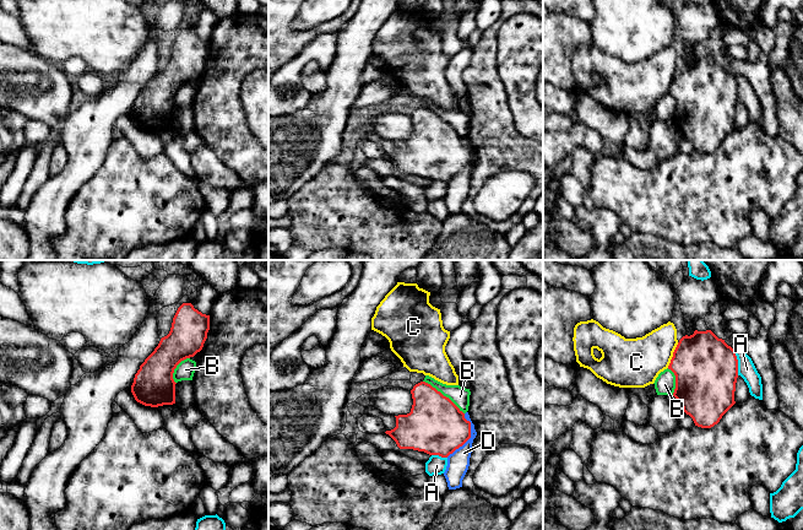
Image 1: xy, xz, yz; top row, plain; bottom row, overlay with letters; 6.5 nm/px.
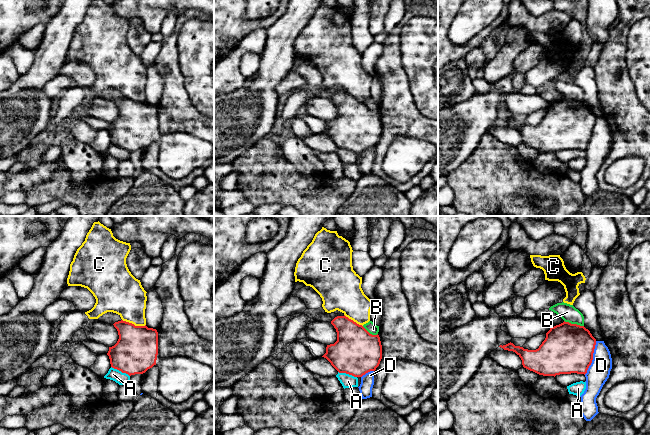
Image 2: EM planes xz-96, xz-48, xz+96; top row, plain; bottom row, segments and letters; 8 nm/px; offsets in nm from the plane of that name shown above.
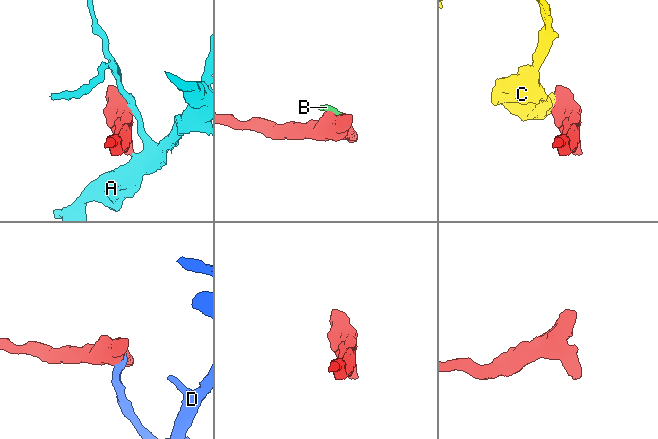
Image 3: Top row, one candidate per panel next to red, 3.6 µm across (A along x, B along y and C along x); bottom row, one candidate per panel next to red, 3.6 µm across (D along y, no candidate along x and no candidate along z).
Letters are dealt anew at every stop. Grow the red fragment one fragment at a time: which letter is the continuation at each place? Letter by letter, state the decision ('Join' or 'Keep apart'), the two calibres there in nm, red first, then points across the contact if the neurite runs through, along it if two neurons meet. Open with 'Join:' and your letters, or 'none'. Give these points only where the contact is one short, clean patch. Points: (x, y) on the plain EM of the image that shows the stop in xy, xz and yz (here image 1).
Join: none
A: Keep apart. Thickness 420 nm (red) against 120 nm
B: Keep apart. Thickness 380 nm (red) against 120 nm. Boundary: xz (423, 106), (445, 120), (464, 139)
C: Keep apart. Thickness 420 nm (red) against 320 nm. Boundary: yz (678, 68), (667, 92)
D: Keep apart. Thickness 380 nm (red) against 140 nm. Boundary: xz (465, 139), (470, 147), (470, 162), (446, 182)

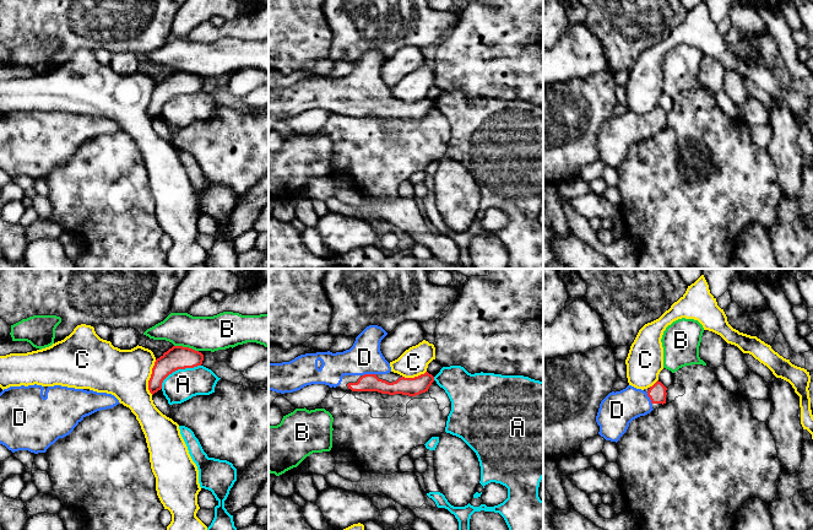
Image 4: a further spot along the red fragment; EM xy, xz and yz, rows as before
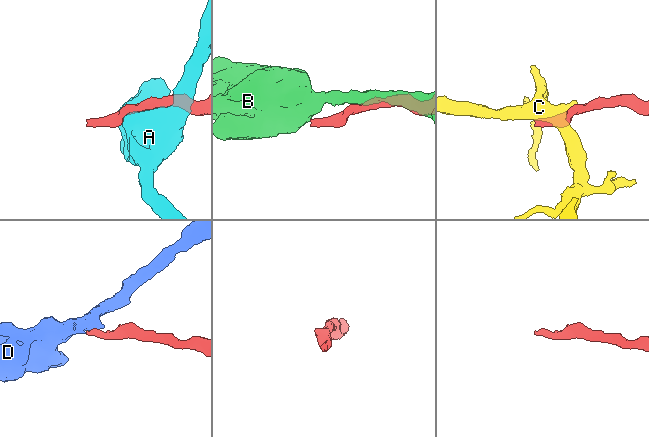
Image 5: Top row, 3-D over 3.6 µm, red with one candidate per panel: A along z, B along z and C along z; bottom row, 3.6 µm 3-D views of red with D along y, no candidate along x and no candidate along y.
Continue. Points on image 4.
Join: D
A: Keep apart. Thickness 160 nm (red) against 200 nm
B: Keep apart. Thickness 160 nm (red) against 240 nm
C: Keep apart. Thickness 160 nm (red) against 320 nm
D: Join. Thickness 110 nm (red) against 220 nm

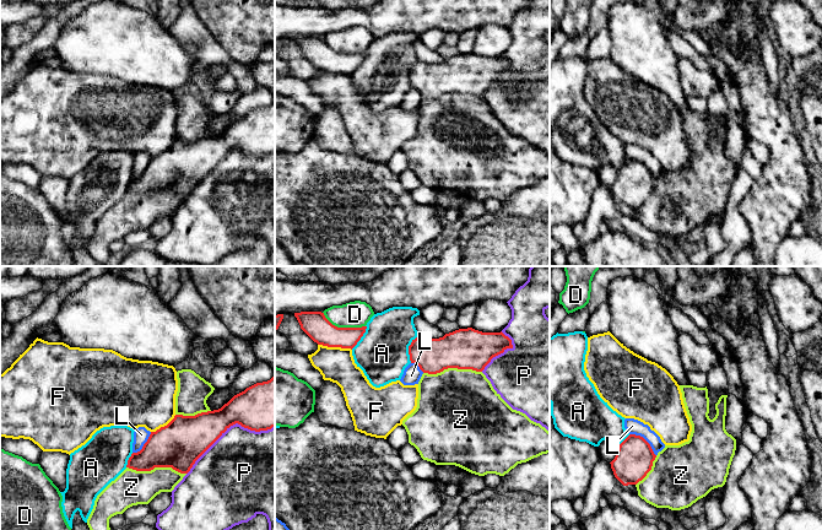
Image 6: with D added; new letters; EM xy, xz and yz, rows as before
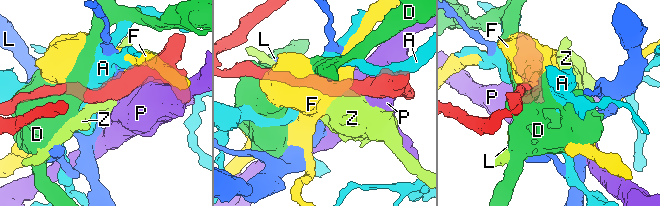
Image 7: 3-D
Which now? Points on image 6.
Join: none
A: Keep apart. Thickness 220 nm (red) against 340 nm
D: Keep apart. Thickness 170 nm (red) against 180 nm
F: Keep apart. Thickness 170 nm (red) against 220 nm
L: Keep apart. Thickness 240 nm (red) against 100 nm. Boundary: yz (629, 158), (641, 161), (655, 180)
P: Keep apart. Thickness 300 nm (red) against 440 nm
Z: Keep apart. Thickness 300 nm (red) against 240 nm

